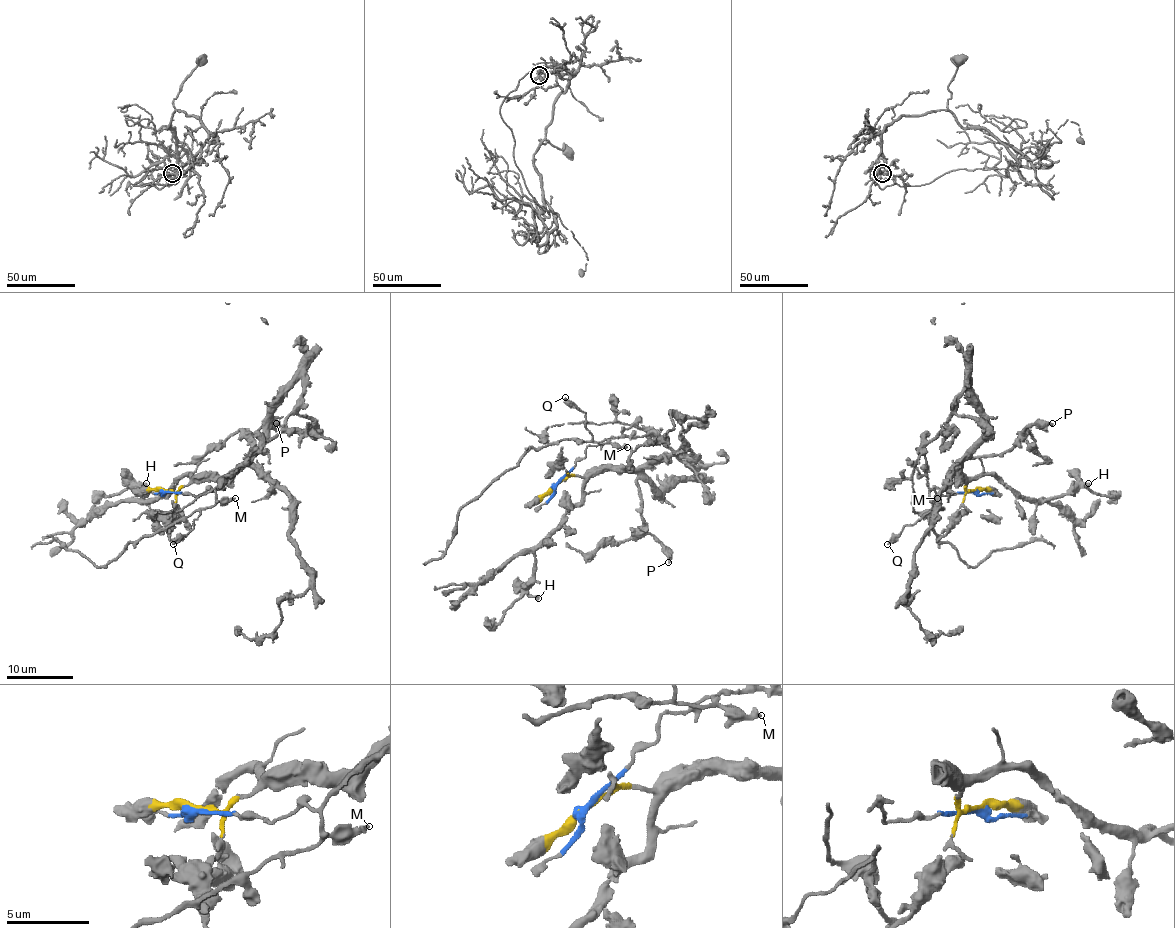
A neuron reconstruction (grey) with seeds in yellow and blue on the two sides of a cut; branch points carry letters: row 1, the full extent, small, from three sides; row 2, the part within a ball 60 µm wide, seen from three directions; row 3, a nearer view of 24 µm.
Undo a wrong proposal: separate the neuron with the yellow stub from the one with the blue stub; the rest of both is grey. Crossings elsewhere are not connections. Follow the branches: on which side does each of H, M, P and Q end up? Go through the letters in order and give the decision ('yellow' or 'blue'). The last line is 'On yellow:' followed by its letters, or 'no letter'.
H: yellow
M: blue
P: yellow
Q: blue
On yellow: H, P

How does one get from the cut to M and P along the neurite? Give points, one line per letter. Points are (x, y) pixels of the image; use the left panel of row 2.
M: (165, 490), (194, 495), (210, 490), (219, 500), (235, 498)
P: (165, 490), (178, 490), (194, 481), (227, 478), (249, 454), (251, 438), (261, 428), (276, 423)

